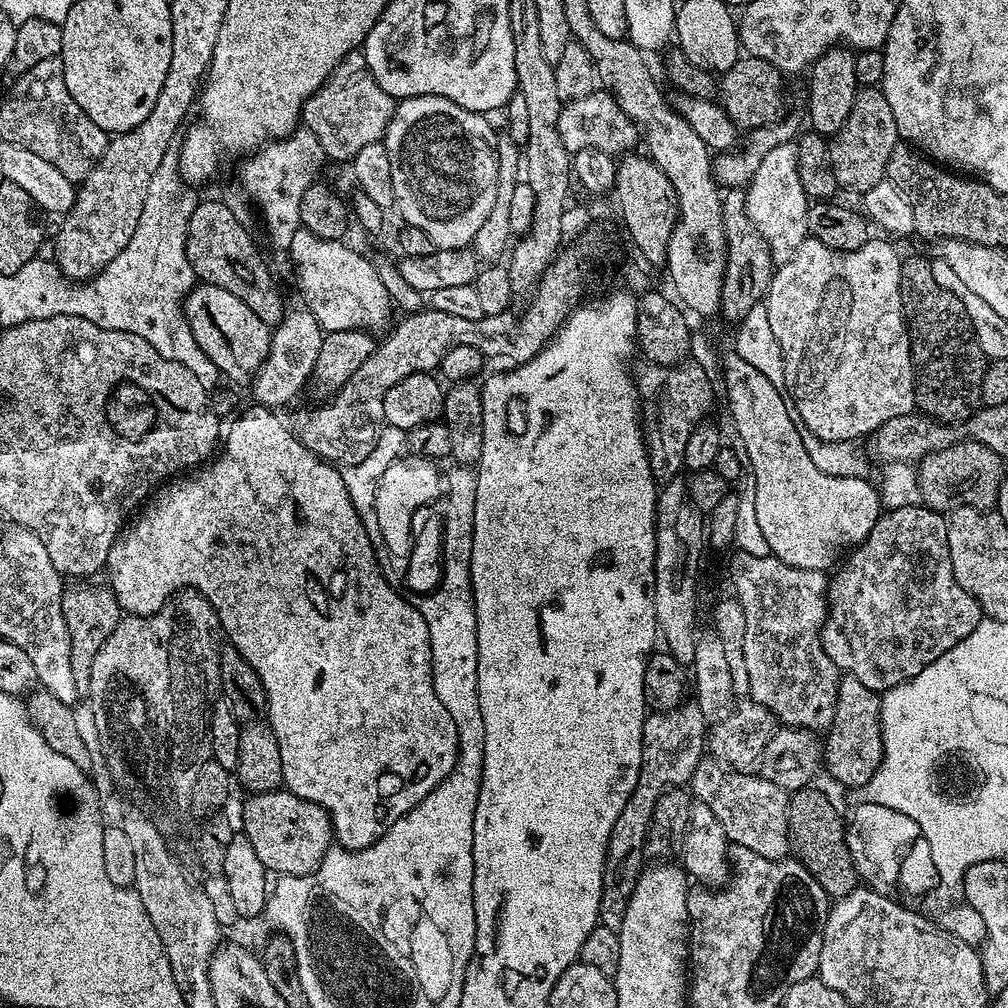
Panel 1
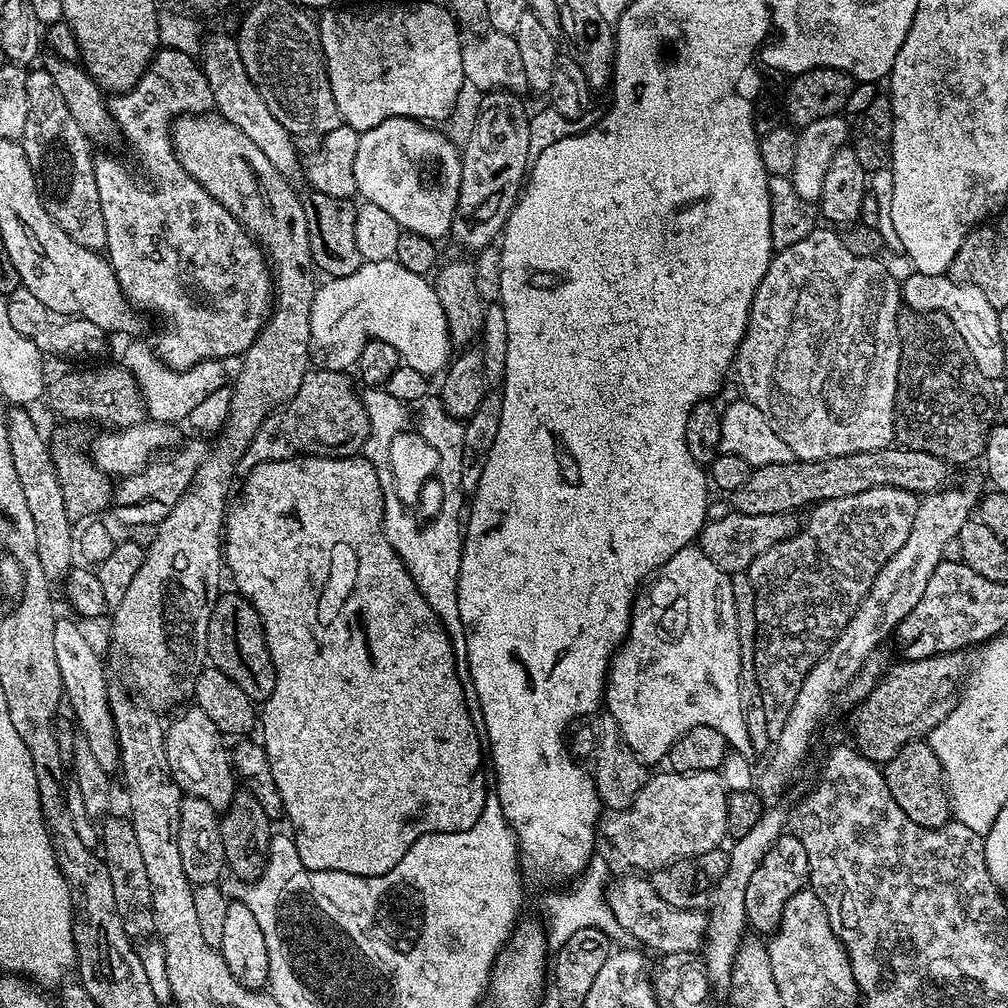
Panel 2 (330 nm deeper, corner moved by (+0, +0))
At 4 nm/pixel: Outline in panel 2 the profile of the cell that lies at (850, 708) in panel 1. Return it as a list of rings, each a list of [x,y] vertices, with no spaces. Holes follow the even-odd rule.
[[[921,738],[902,746],[894,758],[883,765],[884,781],[890,786],[890,794],[898,806],[914,822],[923,828],[941,828],[950,820],[948,785],[944,783],[944,771],[934,754],[931,743]]]

